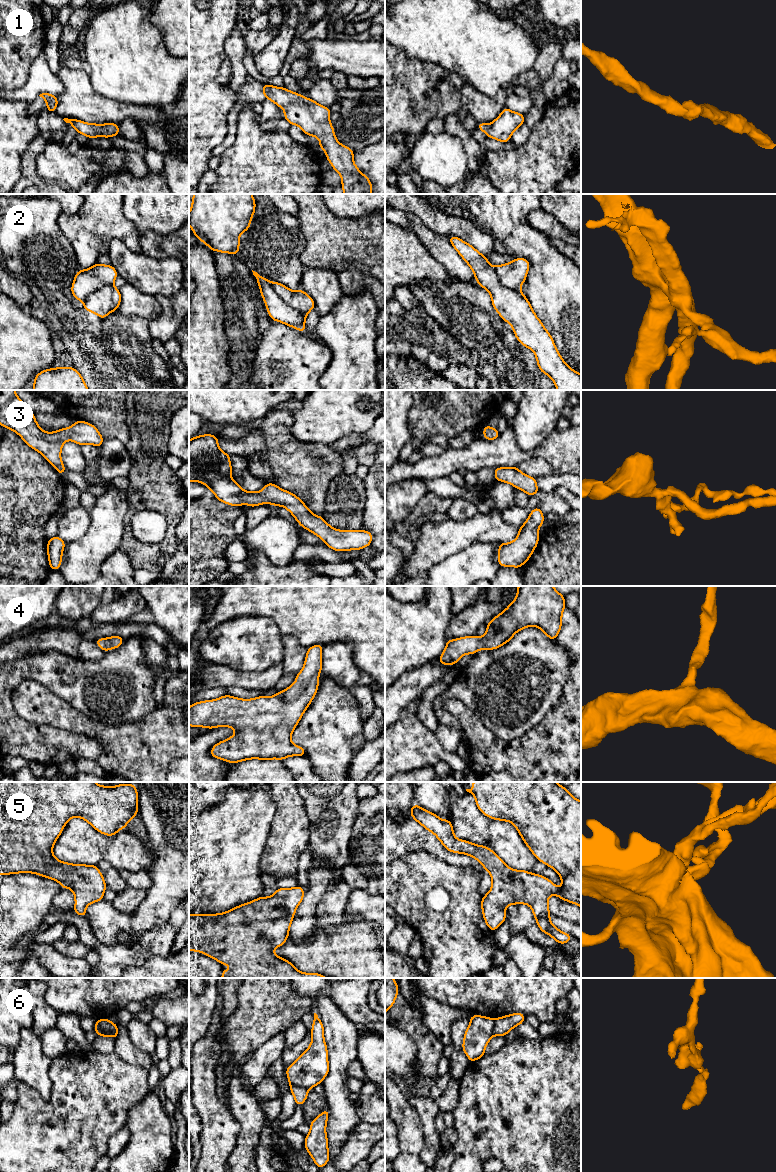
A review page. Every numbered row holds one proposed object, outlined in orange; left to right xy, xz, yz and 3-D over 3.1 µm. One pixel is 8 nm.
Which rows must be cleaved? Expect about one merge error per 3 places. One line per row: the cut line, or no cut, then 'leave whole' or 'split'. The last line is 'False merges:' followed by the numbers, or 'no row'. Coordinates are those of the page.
1: no cut | leave whole
2: xz (270, 282), (273, 291), (282, 300), (305, 316) | split
3: no cut | leave whole
4: no cut | leave whole
5: no cut | leave whole
6: xz (290, 1084), (306, 1089) | split
False merges: 2, 6

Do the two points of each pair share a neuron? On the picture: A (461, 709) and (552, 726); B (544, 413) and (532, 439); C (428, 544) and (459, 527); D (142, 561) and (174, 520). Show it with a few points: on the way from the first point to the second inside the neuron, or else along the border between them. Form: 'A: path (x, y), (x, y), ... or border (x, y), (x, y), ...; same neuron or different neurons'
A: path (480, 733), (501, 754), (517, 754), (528, 743); same neuron
B: path (538, 419), (532, 425), (532, 433); same neuron
C: path (436, 542), (451, 535); same neuron
D: path (153, 554), (170, 538), (171, 531); same neuron

